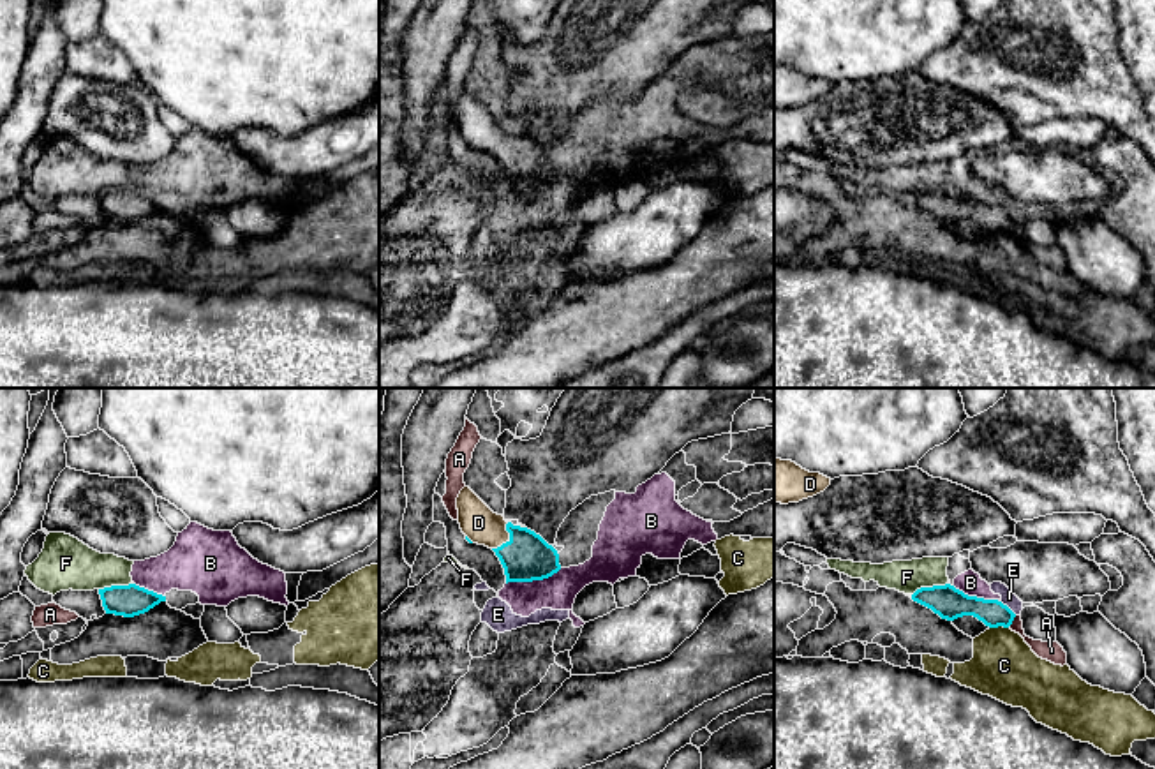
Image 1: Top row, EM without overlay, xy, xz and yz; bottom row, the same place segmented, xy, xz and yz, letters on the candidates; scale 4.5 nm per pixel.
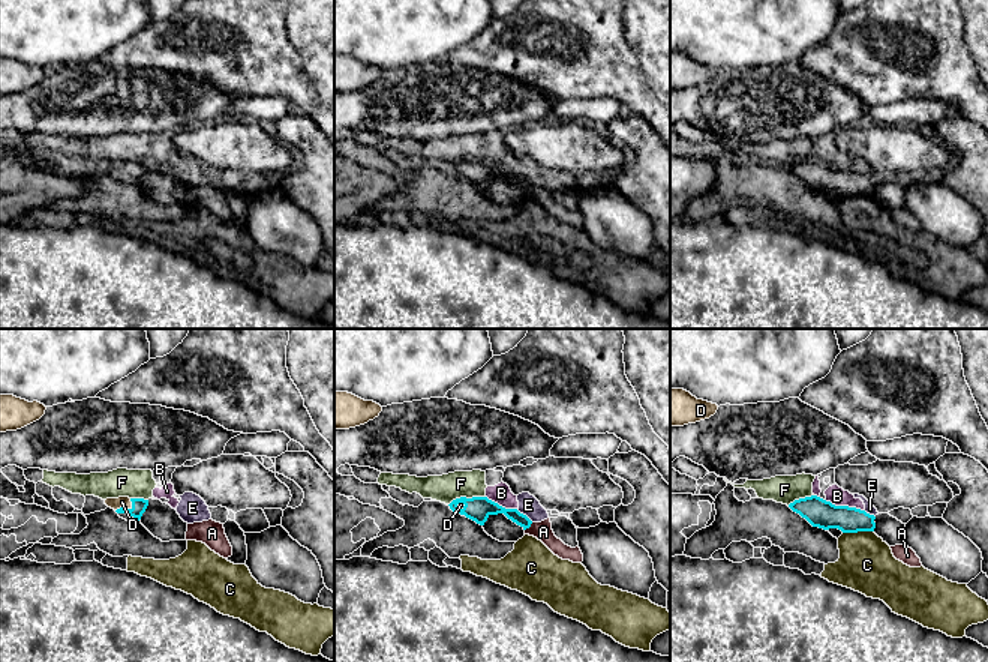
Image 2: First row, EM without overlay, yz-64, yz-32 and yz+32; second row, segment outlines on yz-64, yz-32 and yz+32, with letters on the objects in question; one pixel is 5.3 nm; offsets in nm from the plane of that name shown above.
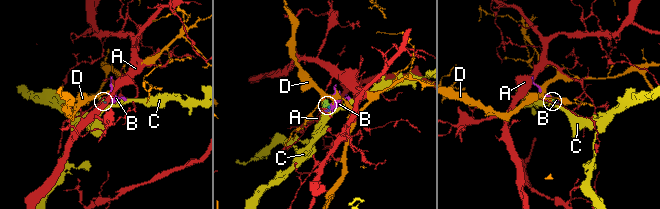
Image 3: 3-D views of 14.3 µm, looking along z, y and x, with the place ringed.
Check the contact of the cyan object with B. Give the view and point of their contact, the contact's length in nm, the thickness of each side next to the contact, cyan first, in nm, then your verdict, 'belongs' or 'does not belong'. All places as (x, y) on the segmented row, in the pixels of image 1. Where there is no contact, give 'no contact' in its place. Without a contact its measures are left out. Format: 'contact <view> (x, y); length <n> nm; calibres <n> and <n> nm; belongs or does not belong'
contact xz (533, 579); length 260 nm; calibres 220 and 160 nm; does not belong

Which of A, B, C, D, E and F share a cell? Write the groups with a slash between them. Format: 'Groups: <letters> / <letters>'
Groups: A / B E F / C / D

